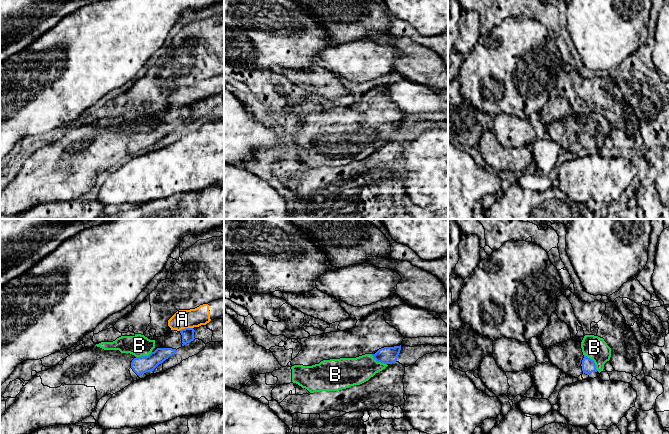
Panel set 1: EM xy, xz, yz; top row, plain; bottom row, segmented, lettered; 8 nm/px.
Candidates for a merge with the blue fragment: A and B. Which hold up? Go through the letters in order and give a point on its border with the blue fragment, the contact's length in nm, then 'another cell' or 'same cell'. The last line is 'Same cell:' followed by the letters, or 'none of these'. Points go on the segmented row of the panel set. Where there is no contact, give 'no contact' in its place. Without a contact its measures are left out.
A: xy (185, 328) | 110 nm | another cell
B: yz (593, 361) | 170 nm | same cell
Same cell: B

